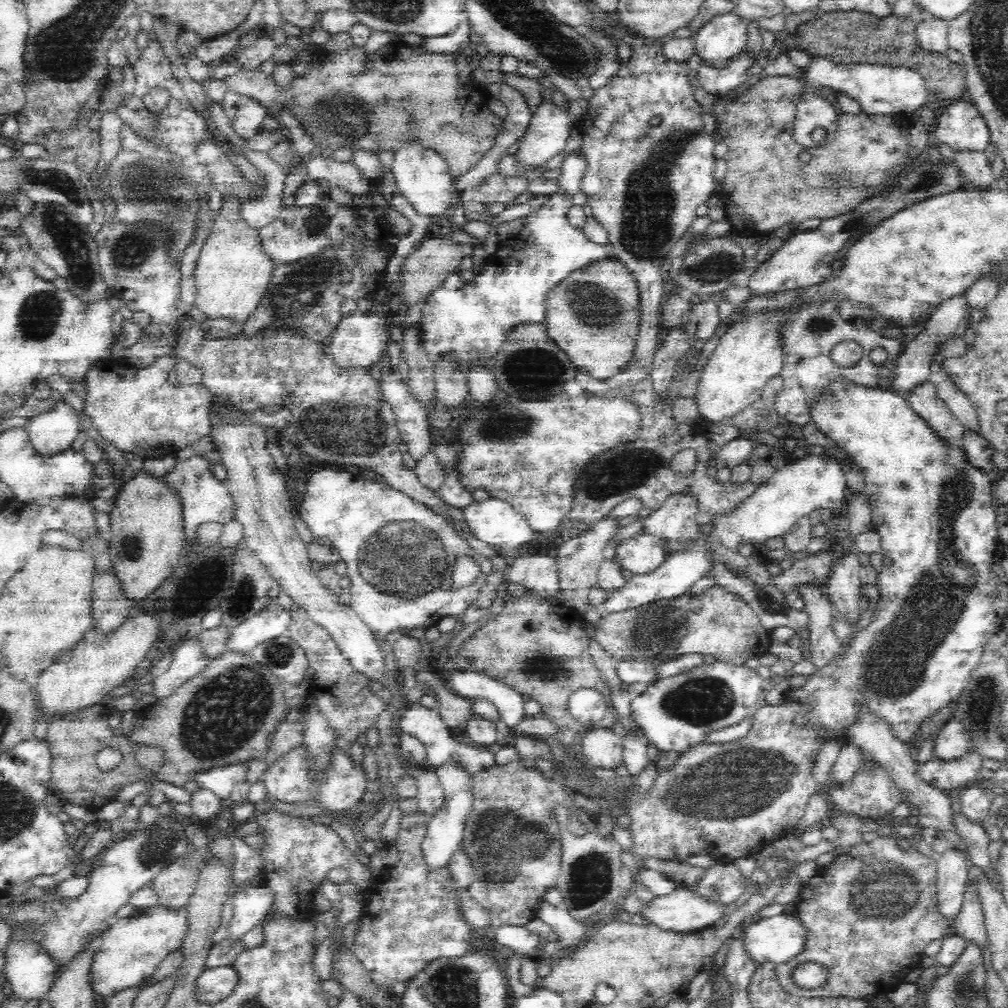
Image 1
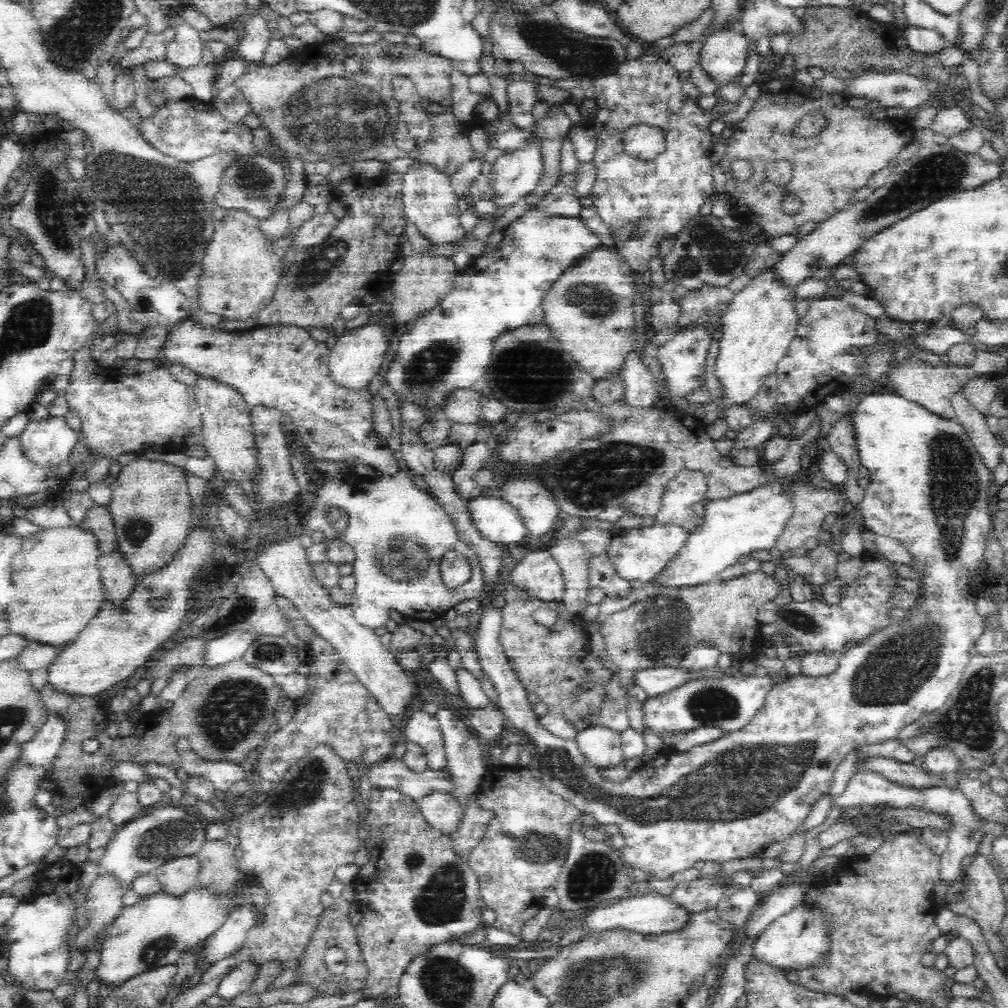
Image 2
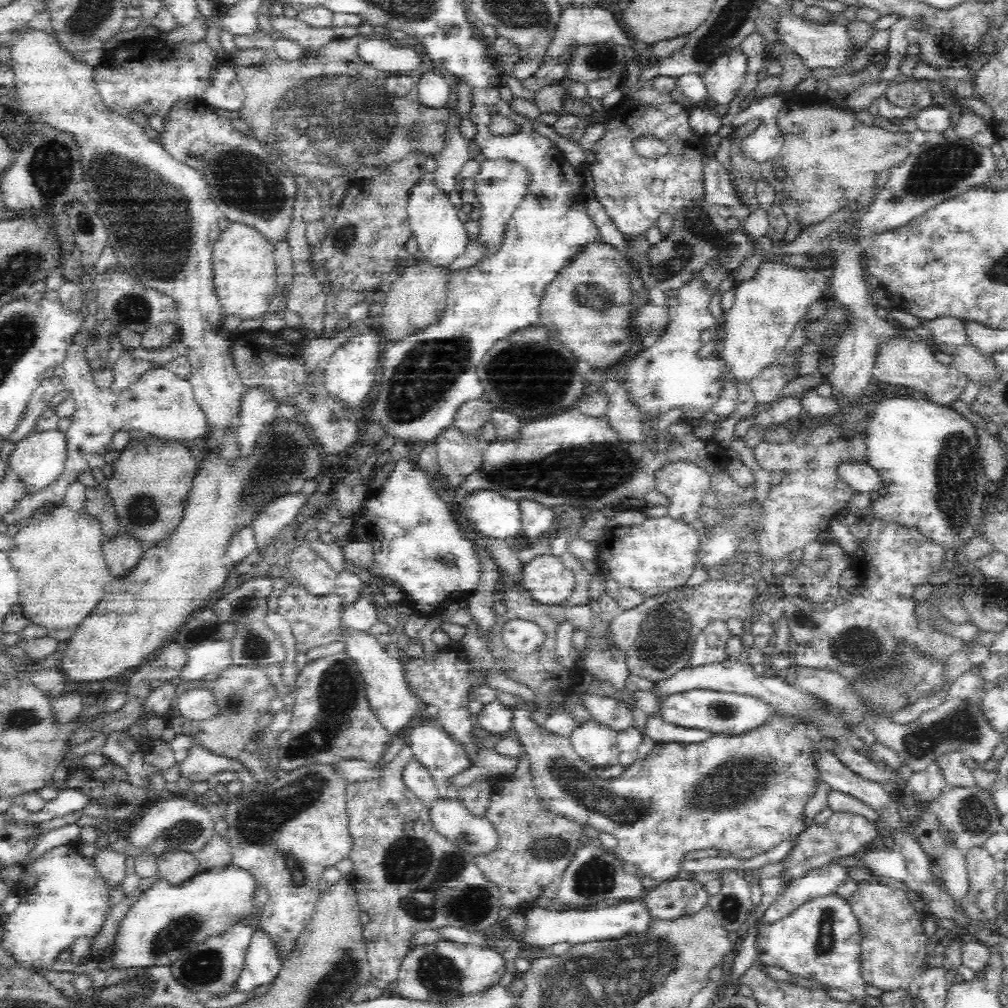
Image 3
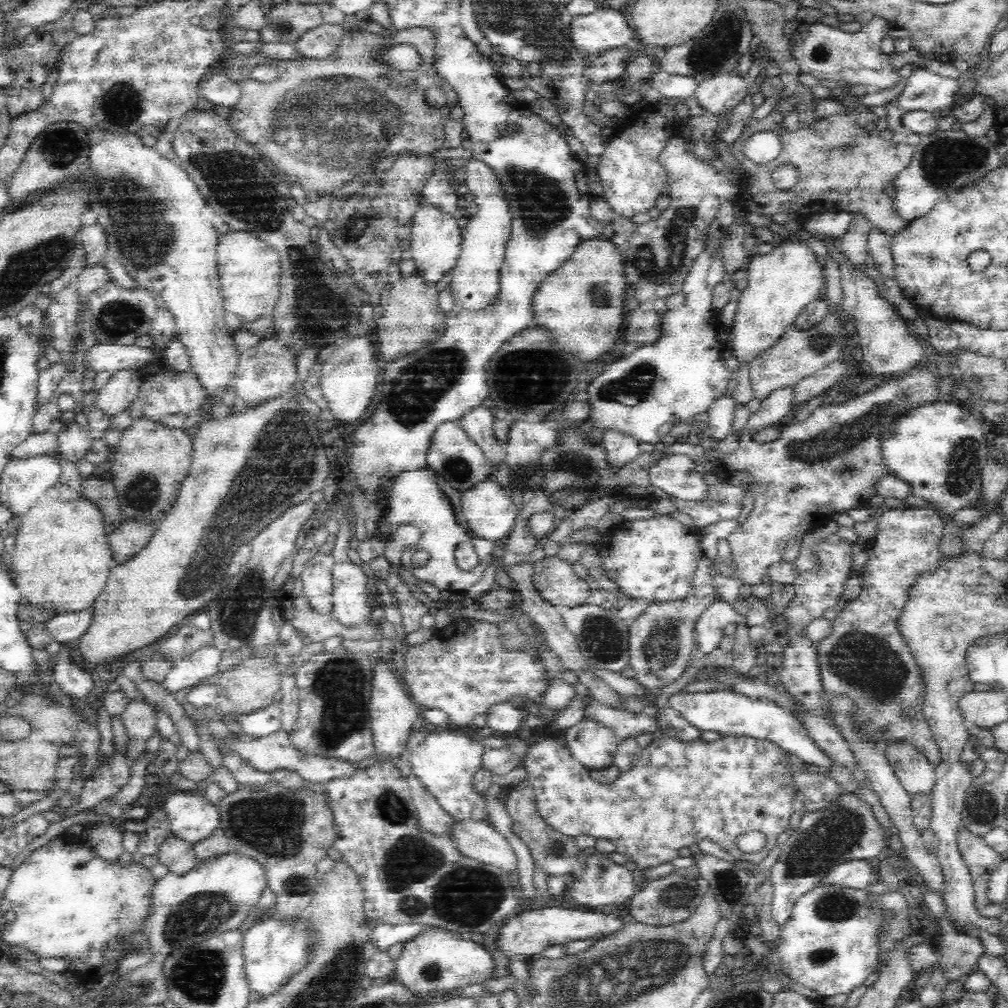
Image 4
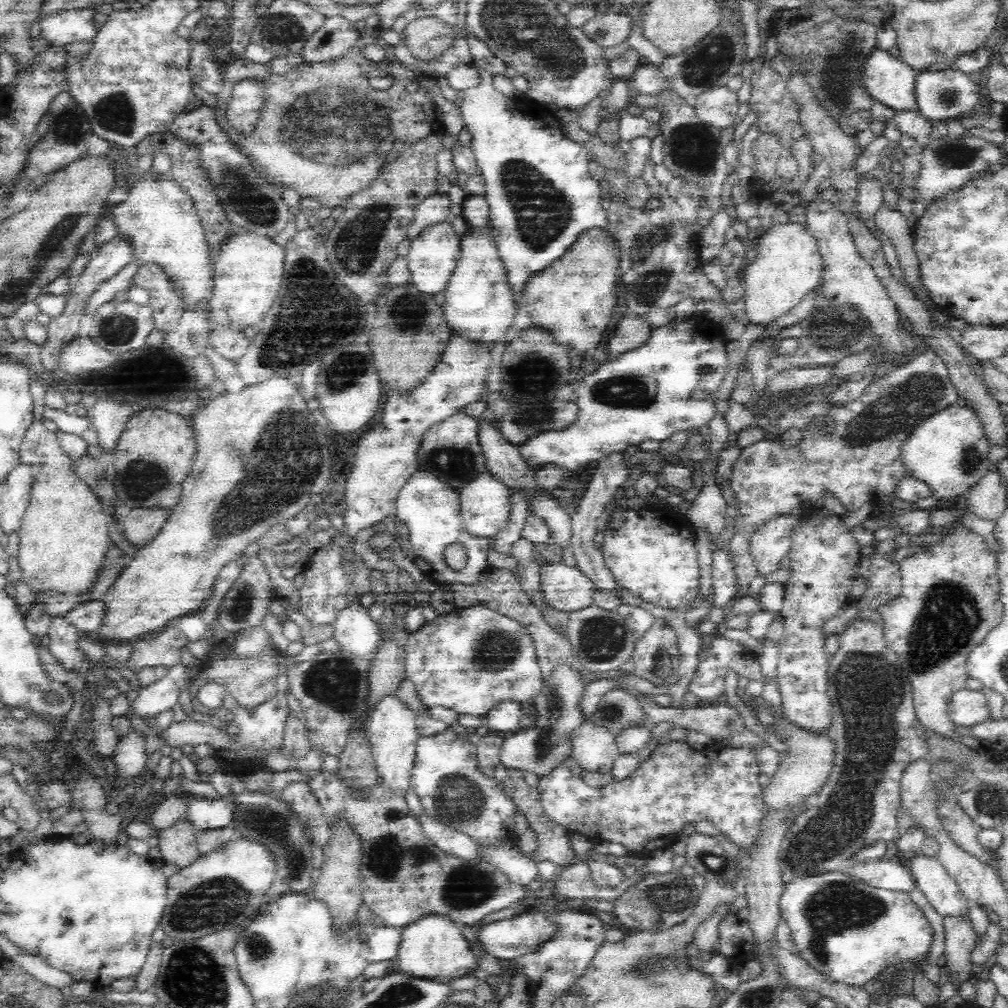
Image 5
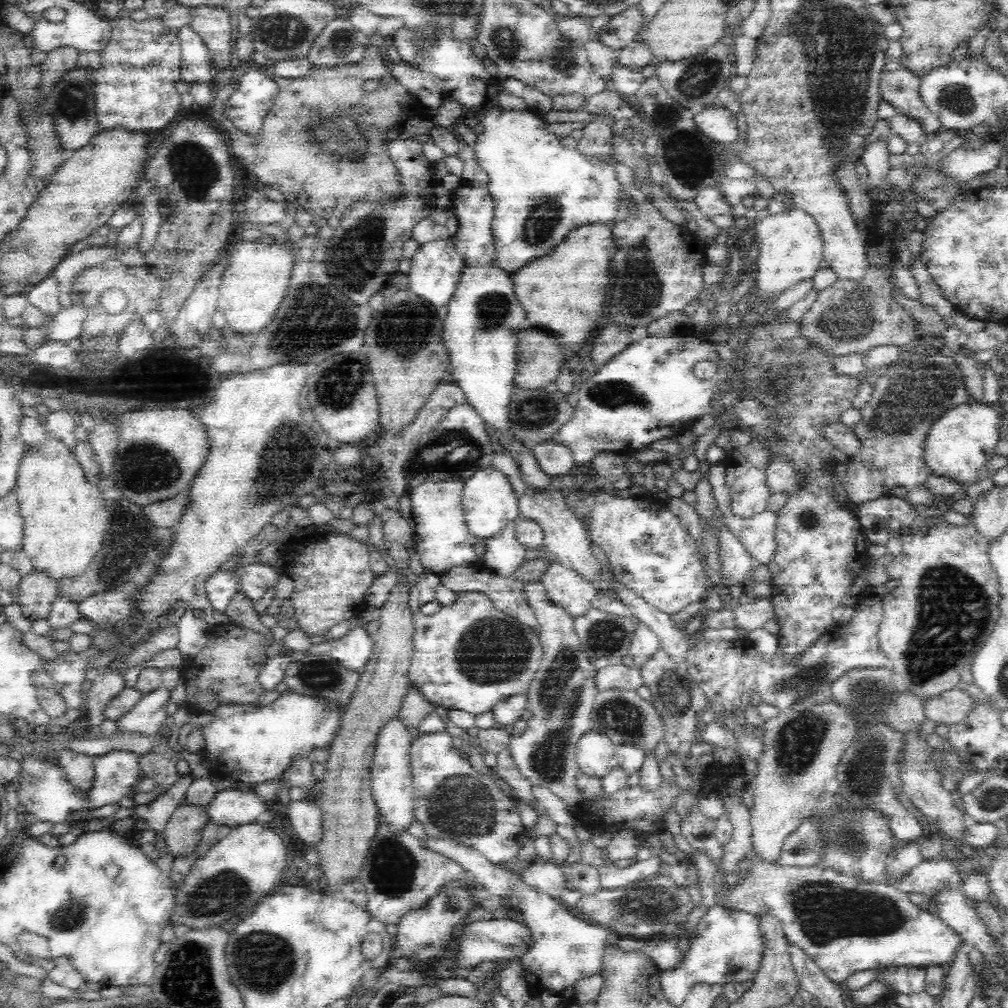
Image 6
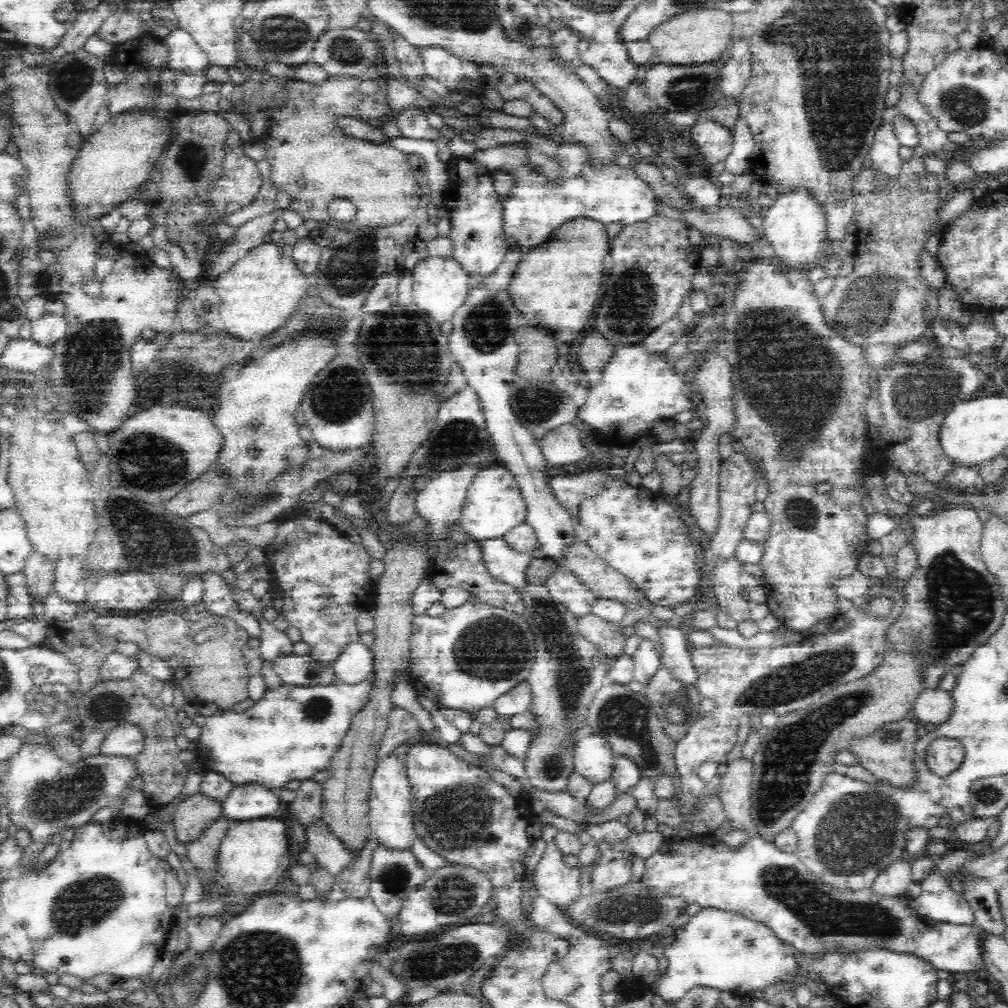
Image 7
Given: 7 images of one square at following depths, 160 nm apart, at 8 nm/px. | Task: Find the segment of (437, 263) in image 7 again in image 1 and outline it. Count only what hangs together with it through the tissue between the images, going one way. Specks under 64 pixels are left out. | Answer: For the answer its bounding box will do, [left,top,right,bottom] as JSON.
[390,140,453,218]

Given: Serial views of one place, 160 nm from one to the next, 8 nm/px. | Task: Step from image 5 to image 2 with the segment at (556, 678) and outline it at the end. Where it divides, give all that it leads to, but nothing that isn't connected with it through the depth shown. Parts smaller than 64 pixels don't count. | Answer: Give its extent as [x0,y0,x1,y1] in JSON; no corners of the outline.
[367,757,453,801]

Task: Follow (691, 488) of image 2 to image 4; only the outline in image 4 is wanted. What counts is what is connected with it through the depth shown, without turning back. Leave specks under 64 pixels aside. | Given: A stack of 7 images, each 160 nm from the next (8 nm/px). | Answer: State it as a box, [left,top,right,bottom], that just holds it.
[649,454,709,502]

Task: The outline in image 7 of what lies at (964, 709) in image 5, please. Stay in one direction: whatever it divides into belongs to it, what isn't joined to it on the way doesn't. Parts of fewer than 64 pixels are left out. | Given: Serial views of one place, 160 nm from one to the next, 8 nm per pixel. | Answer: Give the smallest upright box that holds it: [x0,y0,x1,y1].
[911,688,954,724]

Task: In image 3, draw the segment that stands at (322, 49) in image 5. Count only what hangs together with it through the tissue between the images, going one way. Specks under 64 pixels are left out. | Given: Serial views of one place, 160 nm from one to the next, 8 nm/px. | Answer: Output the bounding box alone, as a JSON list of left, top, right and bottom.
[270,17,336,52]

